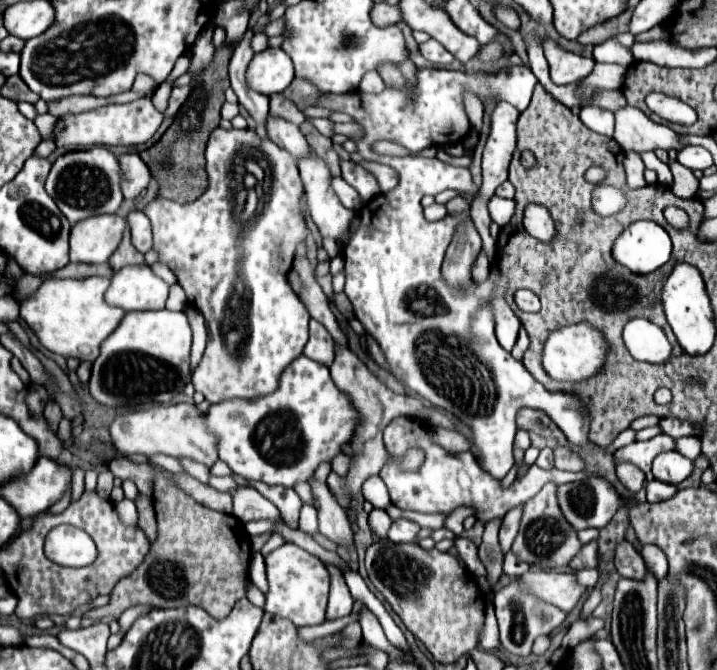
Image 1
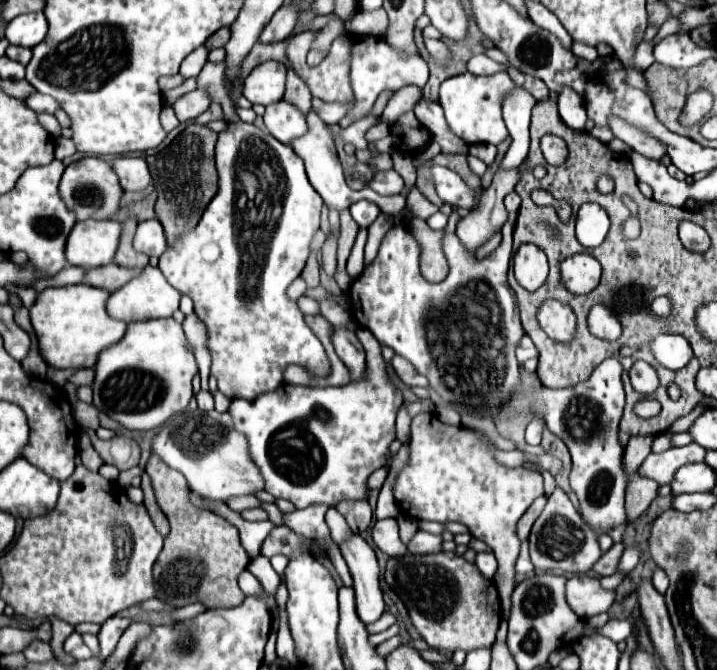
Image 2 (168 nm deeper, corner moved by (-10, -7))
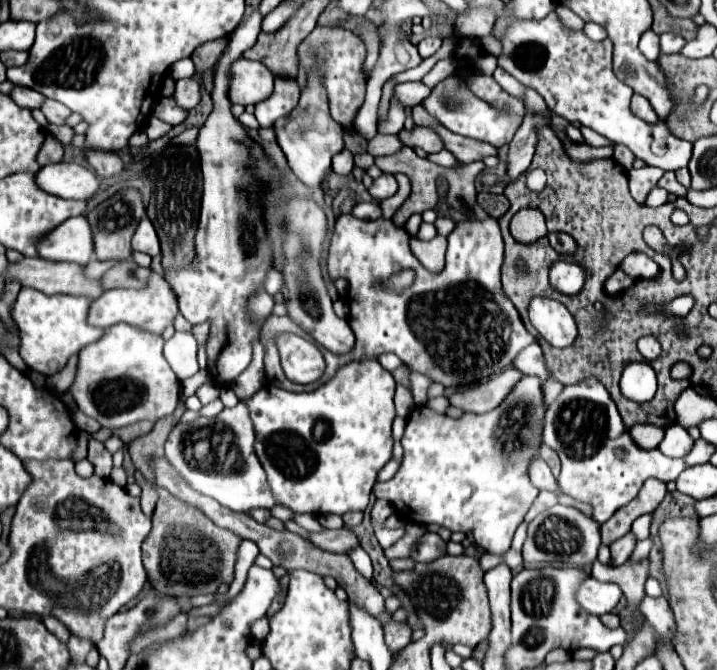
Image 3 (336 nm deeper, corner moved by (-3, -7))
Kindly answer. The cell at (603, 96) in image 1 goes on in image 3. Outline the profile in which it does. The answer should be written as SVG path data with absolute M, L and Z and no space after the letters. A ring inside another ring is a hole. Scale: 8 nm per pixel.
M615 145L615 155L613 159L617 163L621 163L625 169L633 169L633 163L635 163L635 155L631 153L631 149L627 149L625 145Z

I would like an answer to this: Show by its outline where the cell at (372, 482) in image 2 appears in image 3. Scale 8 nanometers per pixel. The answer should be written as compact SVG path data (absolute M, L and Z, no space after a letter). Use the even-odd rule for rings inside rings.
M391 459L391 461L379 471L377 481L389 481L389 479L397 473L397 469L399 469L399 461L397 461L397 459Z

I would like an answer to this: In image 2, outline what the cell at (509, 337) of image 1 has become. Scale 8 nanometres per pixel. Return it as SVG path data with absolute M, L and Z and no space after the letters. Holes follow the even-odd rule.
M524 335L524 337L522 337L522 341L518 343L516 357L518 357L518 361L520 361L520 363L524 363L526 359L534 359L534 357L538 357L538 349L536 349L536 345L532 343L532 339L530 339L528 335Z

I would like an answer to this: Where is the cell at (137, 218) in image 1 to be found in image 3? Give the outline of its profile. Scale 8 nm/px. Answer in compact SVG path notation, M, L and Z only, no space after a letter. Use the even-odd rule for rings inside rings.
M147 215L139 221L139 227L137 227L135 235L133 235L133 249L141 251L141 253L147 253L151 257L159 255L159 239L157 239L155 227L151 225Z

